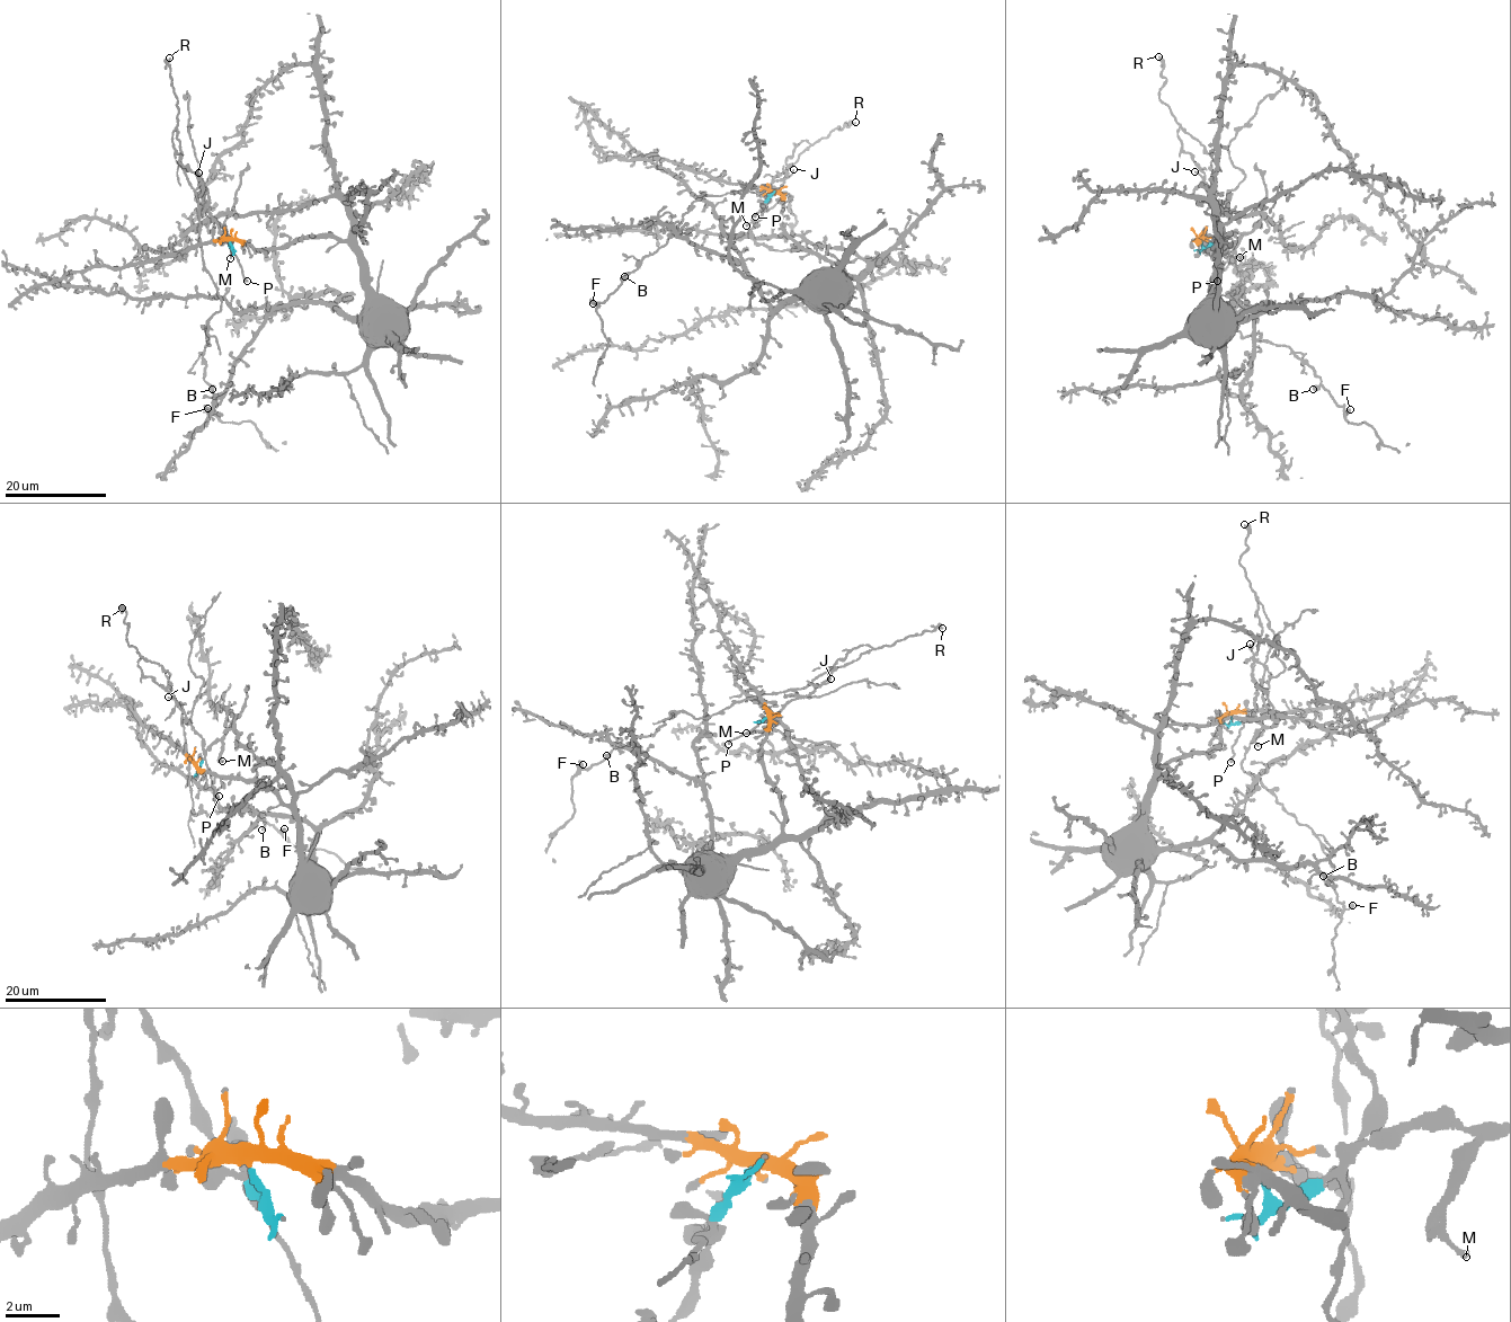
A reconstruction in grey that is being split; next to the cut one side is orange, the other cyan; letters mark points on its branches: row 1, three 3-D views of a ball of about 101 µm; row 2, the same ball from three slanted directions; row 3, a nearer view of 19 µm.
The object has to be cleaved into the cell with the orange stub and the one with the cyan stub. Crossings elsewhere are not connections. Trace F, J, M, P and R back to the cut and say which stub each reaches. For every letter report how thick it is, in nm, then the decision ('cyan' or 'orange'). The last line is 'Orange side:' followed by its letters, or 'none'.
F: 550 nm thick; cyan
J: 140 nm thick; cyan
M: 160 nm thick; cyan
P: 360 nm thick; cyan
R: 190 nm thick; cyan
Orange side: none

